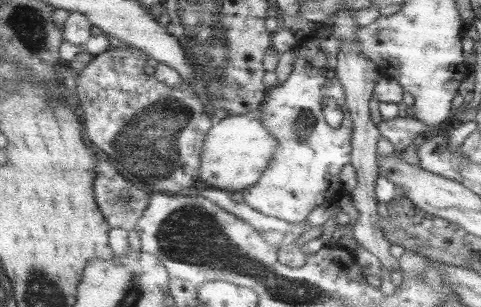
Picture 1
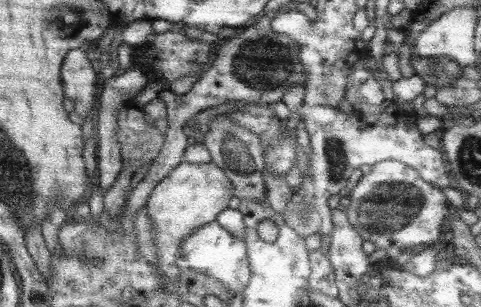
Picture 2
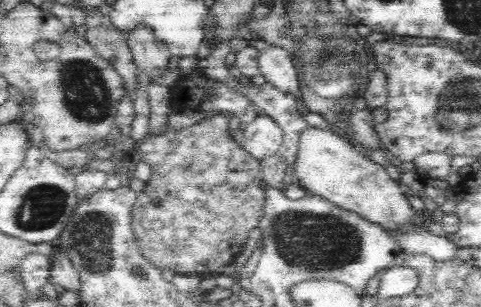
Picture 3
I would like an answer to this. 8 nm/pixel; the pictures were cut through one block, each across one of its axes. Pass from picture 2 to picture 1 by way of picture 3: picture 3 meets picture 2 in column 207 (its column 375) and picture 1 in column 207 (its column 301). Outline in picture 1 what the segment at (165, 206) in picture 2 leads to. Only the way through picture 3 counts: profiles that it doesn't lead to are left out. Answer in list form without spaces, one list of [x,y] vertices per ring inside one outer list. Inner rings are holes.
[[[259,106],[257,110],[227,116],[215,124],[215,128],[209,134],[211,140],[207,142],[207,162],[201,170],[203,186],[231,194],[231,192],[243,192],[249,186],[255,186],[259,178],[263,178],[263,174],[271,166],[271,160],[279,152],[279,140],[275,140],[263,116],[265,106]]]

